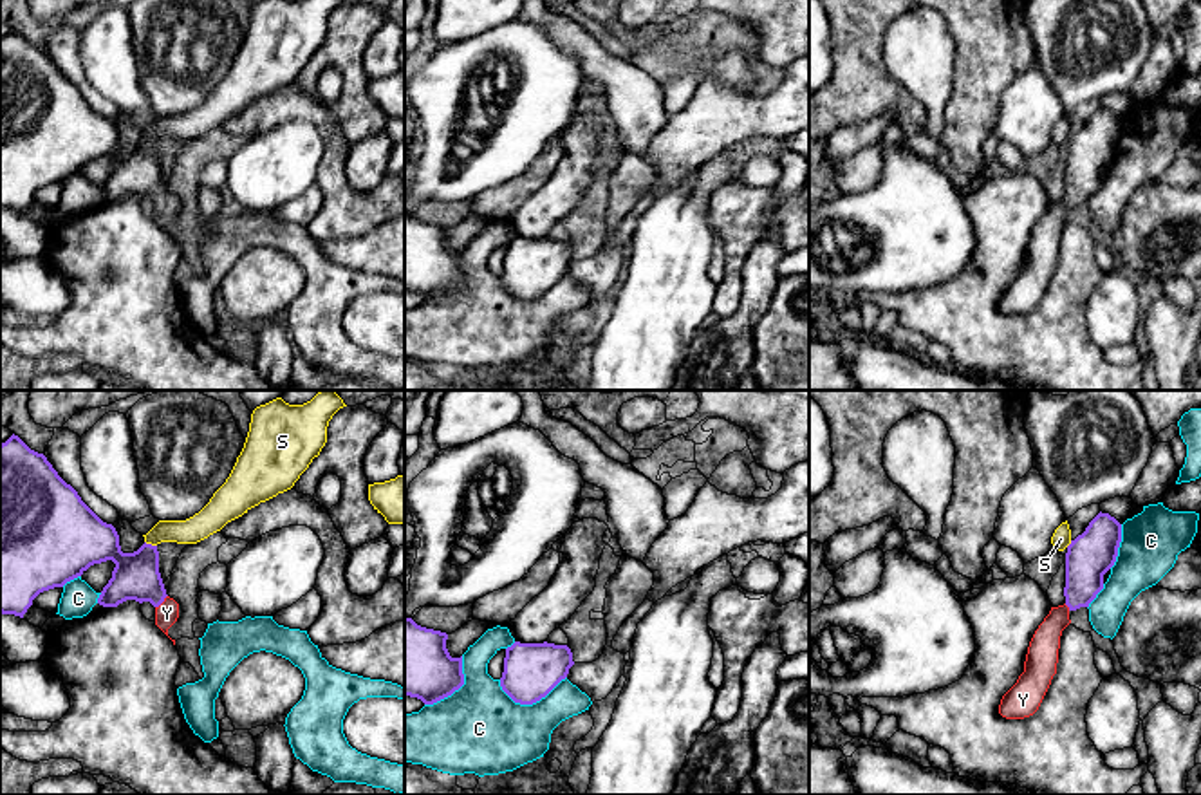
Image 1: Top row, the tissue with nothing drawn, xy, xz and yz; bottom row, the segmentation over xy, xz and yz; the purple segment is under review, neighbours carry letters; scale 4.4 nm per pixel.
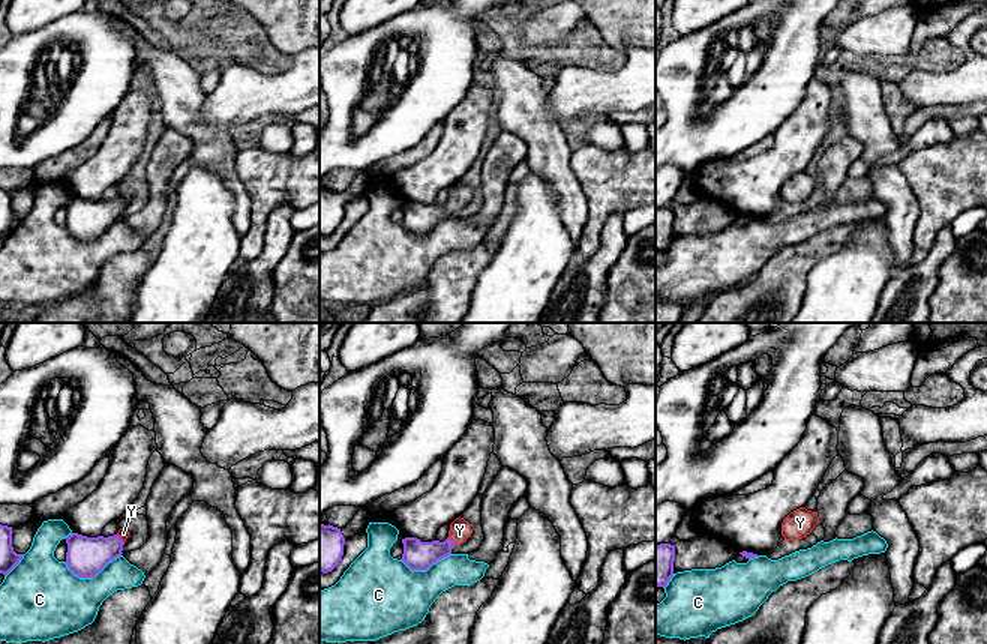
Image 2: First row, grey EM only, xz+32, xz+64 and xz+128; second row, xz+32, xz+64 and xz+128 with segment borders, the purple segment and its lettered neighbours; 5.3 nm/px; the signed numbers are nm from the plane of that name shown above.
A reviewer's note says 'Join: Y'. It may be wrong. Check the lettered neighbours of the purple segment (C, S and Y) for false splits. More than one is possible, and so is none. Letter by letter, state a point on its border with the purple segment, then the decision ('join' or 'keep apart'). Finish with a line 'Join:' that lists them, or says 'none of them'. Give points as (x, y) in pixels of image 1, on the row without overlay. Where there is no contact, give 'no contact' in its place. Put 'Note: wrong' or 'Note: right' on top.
Note: right
C: xz (531, 299) | keep apart
S: xy (150, 140) | keep apart
Y: xy (161, 197) | join
Join: Y

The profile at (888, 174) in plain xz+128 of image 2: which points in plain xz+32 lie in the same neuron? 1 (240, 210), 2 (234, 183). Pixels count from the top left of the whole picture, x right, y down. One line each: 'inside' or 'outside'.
1: inside
2: inside

